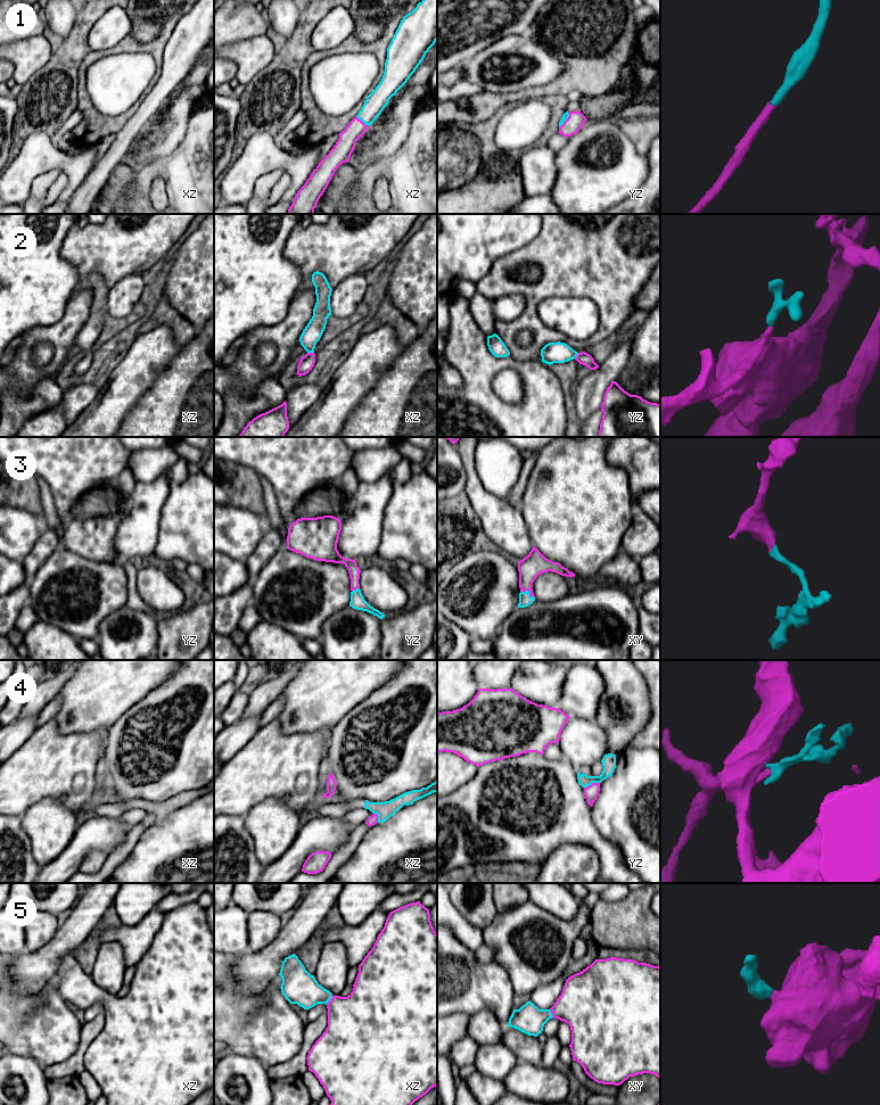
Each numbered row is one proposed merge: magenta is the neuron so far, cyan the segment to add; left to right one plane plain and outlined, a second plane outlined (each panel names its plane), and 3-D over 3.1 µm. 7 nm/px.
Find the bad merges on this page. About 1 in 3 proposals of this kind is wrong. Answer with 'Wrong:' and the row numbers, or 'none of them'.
Wrong: 4

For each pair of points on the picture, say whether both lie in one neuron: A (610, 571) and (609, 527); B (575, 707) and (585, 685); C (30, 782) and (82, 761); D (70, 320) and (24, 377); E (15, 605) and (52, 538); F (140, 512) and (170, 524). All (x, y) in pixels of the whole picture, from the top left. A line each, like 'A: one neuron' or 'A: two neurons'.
A: two neurons
B: one neuron
C: one neuron
D: one neuron
E: one neuron
F: two neurons

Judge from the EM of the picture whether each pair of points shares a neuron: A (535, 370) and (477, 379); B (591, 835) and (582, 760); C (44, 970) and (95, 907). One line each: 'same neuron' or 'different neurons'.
A: same neuron
B: different neurons
C: same neuron

